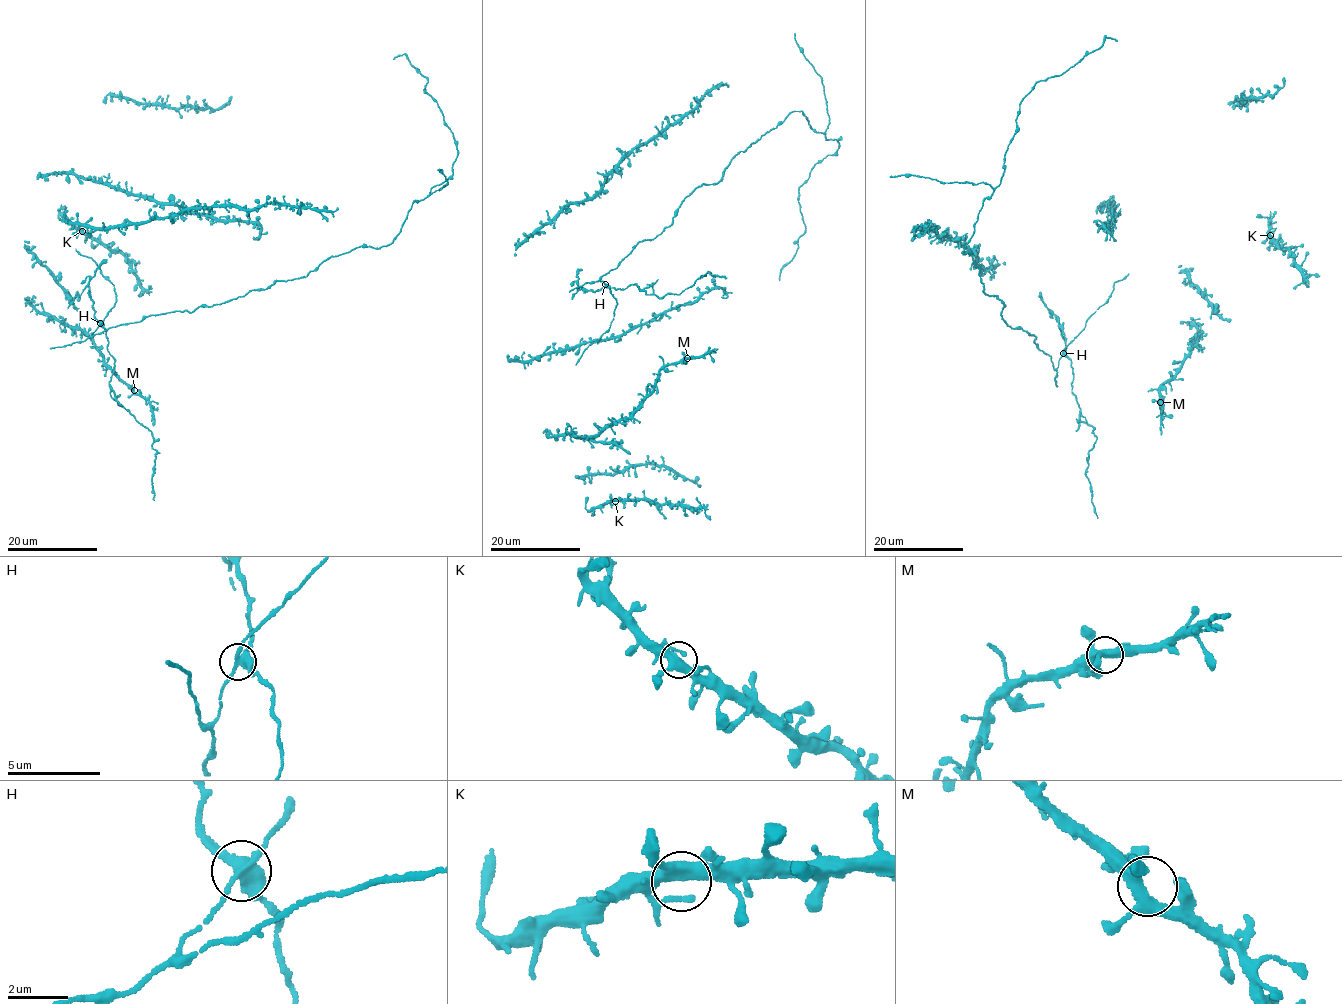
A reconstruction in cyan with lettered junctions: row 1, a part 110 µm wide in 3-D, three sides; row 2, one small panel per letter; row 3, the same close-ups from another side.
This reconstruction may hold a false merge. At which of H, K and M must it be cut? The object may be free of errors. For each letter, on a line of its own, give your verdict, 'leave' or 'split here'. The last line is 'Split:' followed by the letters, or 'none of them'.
H: split here
K: leave
M: leave
Split: H

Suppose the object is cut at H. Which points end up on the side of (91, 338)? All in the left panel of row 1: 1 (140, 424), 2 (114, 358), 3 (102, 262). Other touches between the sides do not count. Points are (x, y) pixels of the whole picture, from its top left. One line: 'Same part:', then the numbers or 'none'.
Same part: none

